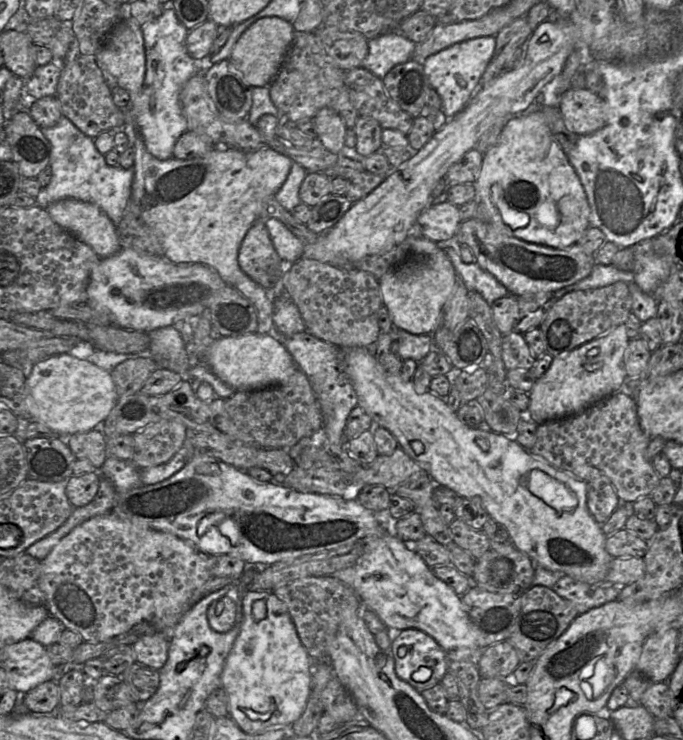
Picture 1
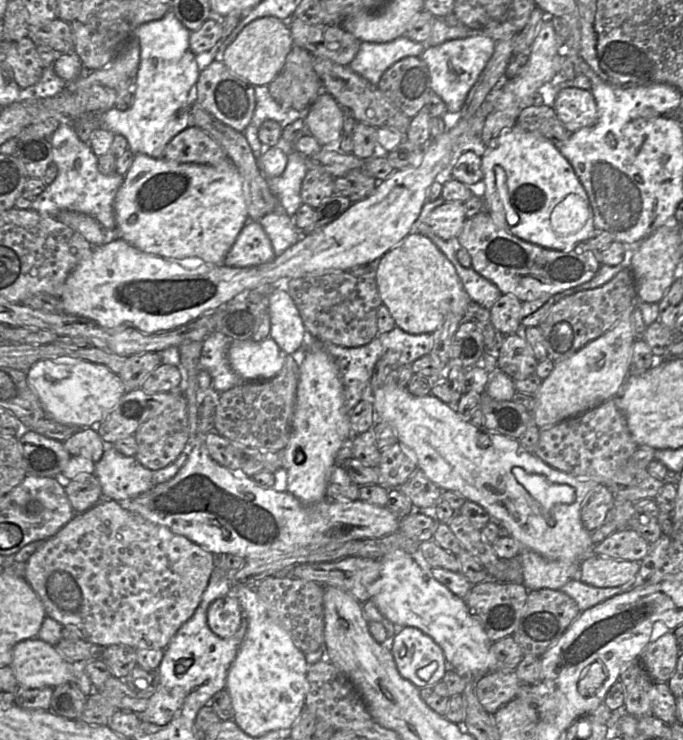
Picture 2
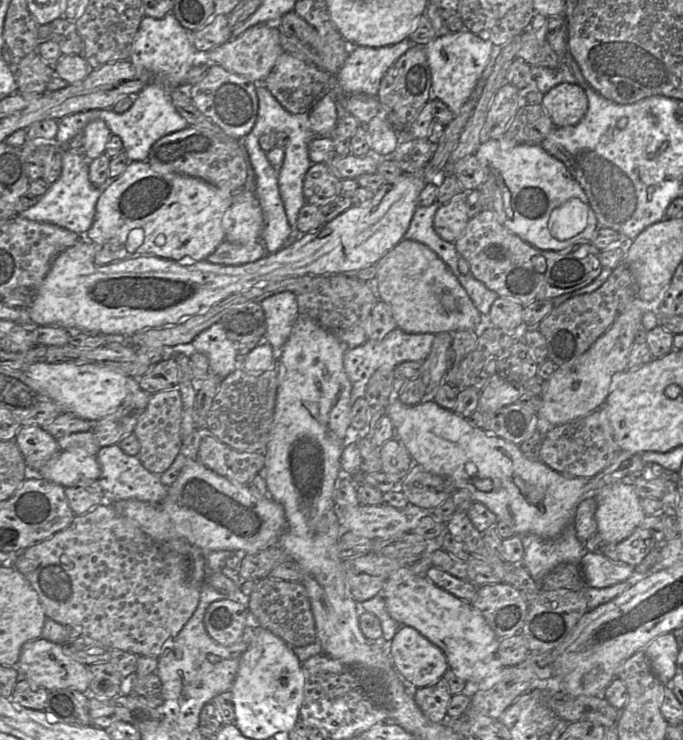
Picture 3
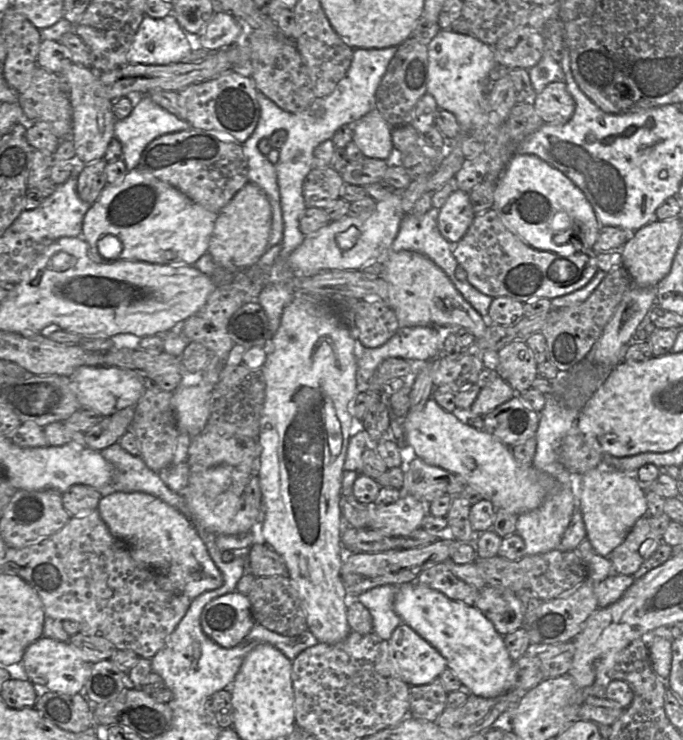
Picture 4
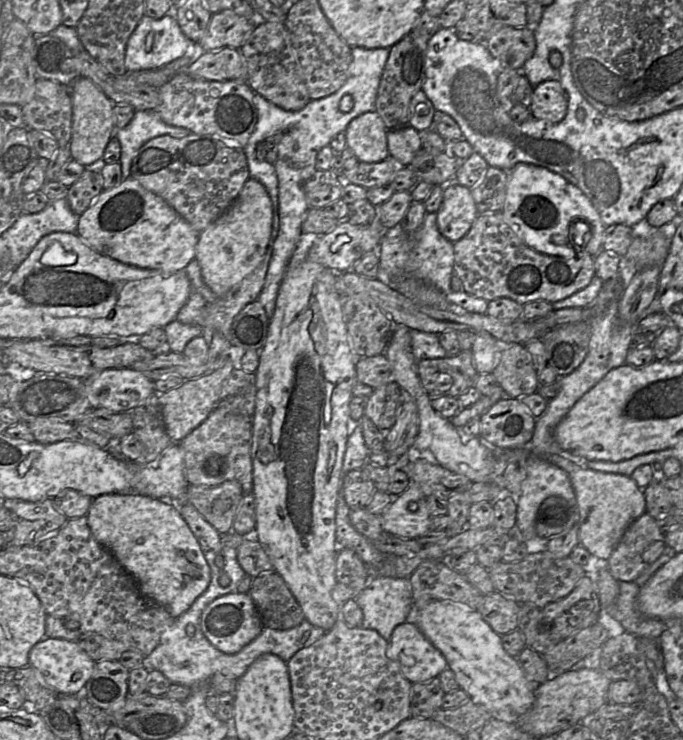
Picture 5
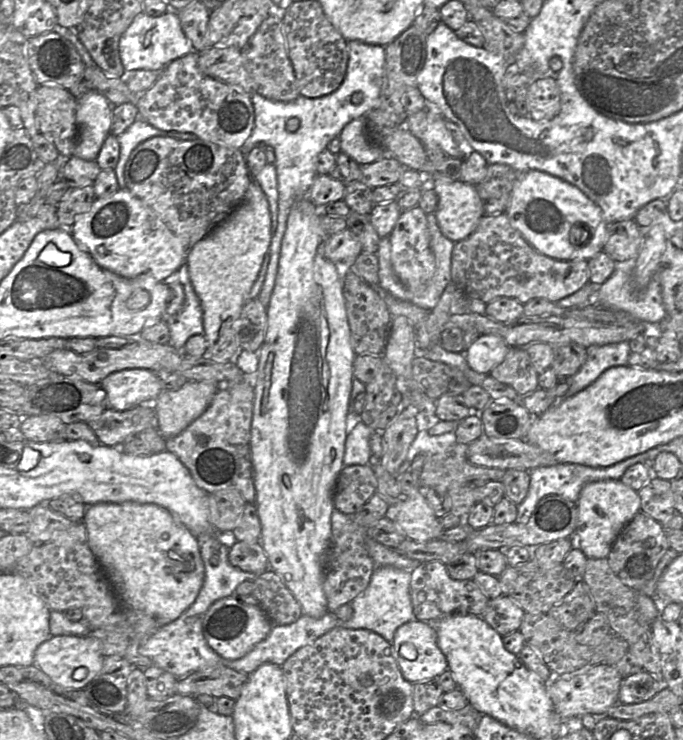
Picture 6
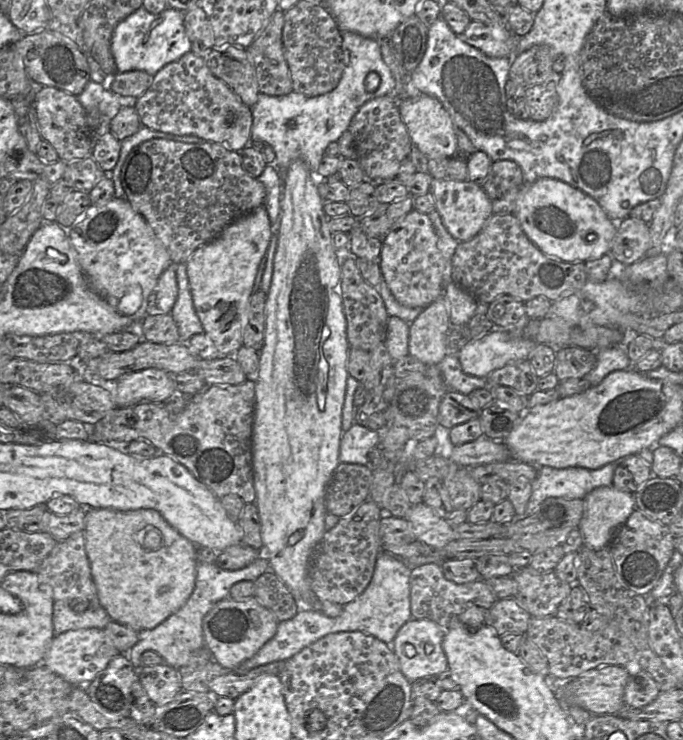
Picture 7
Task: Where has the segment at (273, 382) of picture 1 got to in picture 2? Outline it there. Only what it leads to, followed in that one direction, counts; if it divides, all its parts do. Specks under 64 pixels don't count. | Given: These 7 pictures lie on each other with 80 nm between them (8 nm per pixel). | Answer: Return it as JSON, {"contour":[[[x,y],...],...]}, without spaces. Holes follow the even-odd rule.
{"contour":[[[270,337],[260,342],[232,341],[228,358],[233,371],[243,381],[263,381],[275,377],[283,367],[285,356]]]}

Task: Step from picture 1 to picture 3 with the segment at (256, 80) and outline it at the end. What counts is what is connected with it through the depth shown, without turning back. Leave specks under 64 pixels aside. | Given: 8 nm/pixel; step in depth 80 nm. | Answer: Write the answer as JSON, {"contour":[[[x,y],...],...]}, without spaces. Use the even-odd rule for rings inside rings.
{"contour":[[[267,24],[249,27],[235,39],[209,51],[196,52],[195,65],[217,64],[229,72],[243,76],[254,83],[262,83],[272,71],[278,57],[284,52],[280,43],[280,29]]]}

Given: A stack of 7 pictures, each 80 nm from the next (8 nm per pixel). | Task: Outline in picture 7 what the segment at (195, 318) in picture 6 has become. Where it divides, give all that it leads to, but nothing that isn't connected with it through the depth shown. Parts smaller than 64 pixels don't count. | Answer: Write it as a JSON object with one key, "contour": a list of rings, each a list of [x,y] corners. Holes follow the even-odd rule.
{"contour":[[[186,263],[176,265],[176,276],[178,296],[170,314],[178,327],[179,343],[187,343],[193,336],[203,334],[204,328],[194,308]]]}

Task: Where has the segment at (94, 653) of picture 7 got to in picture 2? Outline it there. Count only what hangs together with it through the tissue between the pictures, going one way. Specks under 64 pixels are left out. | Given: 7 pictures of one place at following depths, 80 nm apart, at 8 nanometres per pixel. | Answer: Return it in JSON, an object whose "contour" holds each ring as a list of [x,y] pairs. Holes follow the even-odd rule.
{"contour":[[[37,637],[20,641],[14,646],[10,666],[18,681],[18,686],[22,685],[33,689],[43,687],[55,688],[58,685],[72,681],[78,684],[81,692],[87,697],[93,693],[93,685],[85,671],[85,663],[65,660],[58,653],[55,646]]]}

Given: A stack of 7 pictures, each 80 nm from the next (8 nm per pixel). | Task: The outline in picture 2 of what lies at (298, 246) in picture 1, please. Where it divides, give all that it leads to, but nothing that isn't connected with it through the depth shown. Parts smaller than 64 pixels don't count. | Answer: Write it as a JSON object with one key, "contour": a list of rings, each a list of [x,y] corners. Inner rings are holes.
{"contour":[[[281,206],[278,210],[263,216],[258,222],[269,237],[276,256],[297,243],[303,234],[295,226],[294,219],[285,213]]]}

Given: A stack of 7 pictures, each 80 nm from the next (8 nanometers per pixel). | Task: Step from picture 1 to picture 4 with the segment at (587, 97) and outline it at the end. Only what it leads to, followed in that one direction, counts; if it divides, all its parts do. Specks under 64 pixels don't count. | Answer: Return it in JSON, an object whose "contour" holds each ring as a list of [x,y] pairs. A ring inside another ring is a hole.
{"contour":[[[564,81],[553,82],[537,94],[533,106],[544,123],[564,125],[574,114],[575,100]]]}

